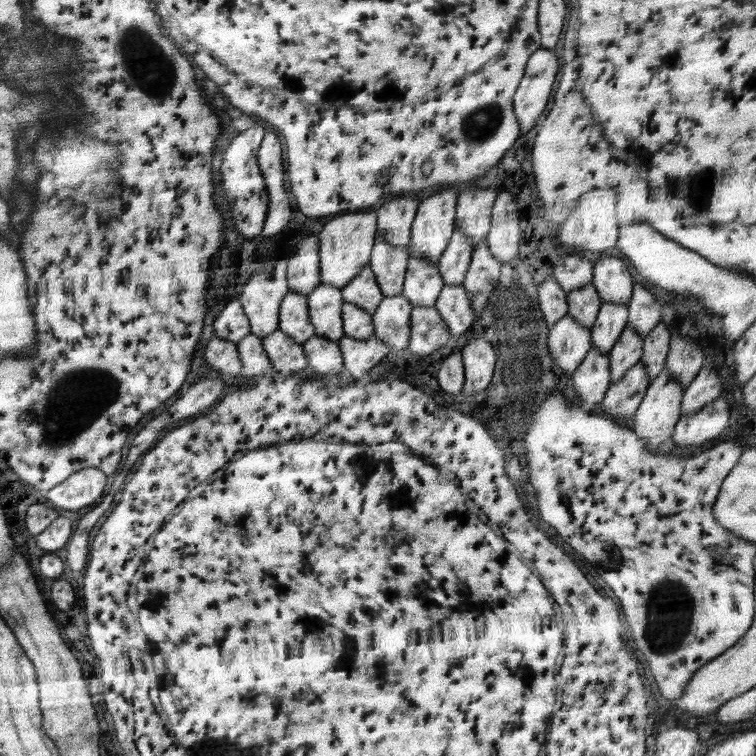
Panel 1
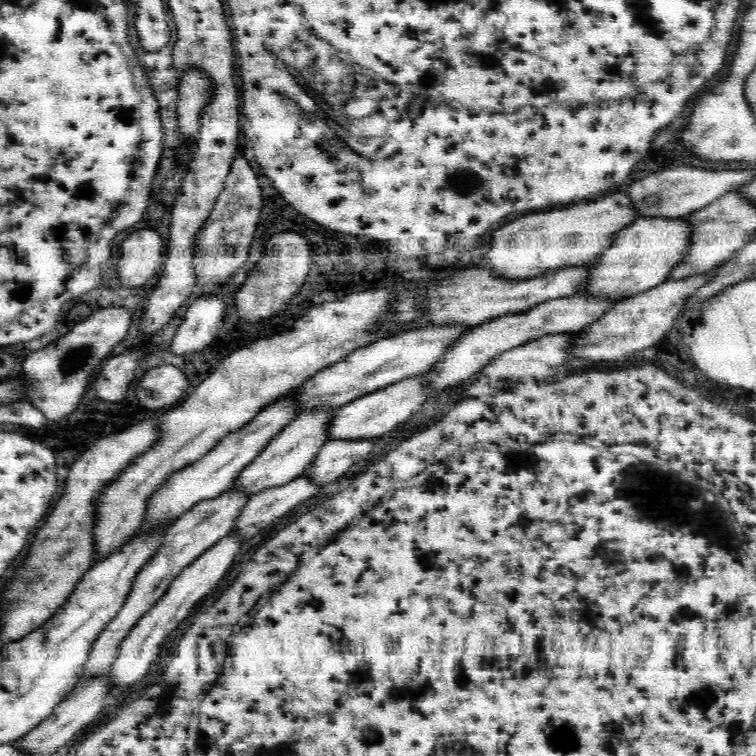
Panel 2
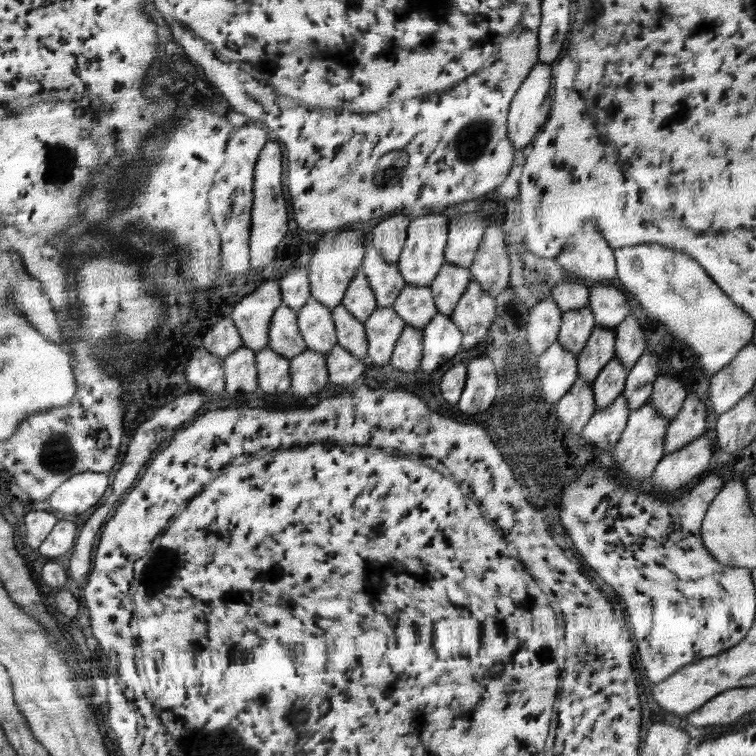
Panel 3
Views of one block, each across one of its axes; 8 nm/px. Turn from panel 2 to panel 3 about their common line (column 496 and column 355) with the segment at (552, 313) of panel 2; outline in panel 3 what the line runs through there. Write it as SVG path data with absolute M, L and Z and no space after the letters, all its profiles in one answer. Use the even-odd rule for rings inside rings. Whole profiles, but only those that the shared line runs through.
M342 304L331 311L335 322L337 345L342 346L352 356L369 362L364 323L348 312L348 309Z

